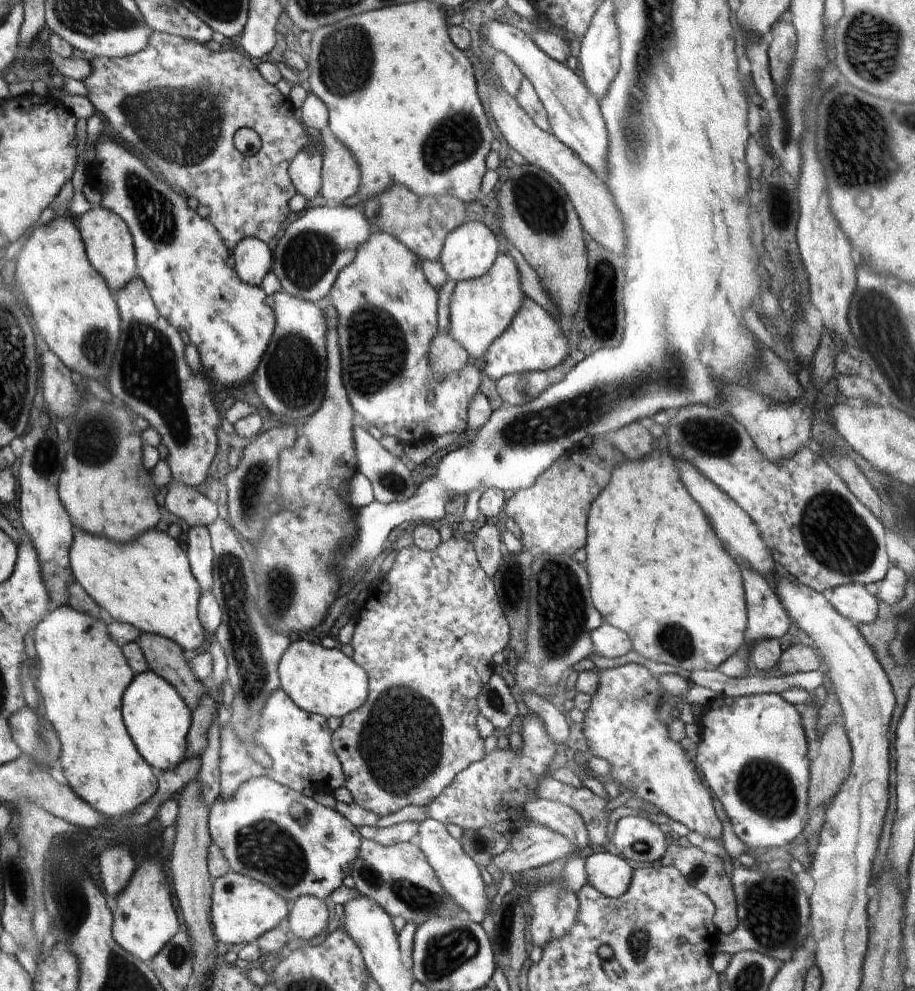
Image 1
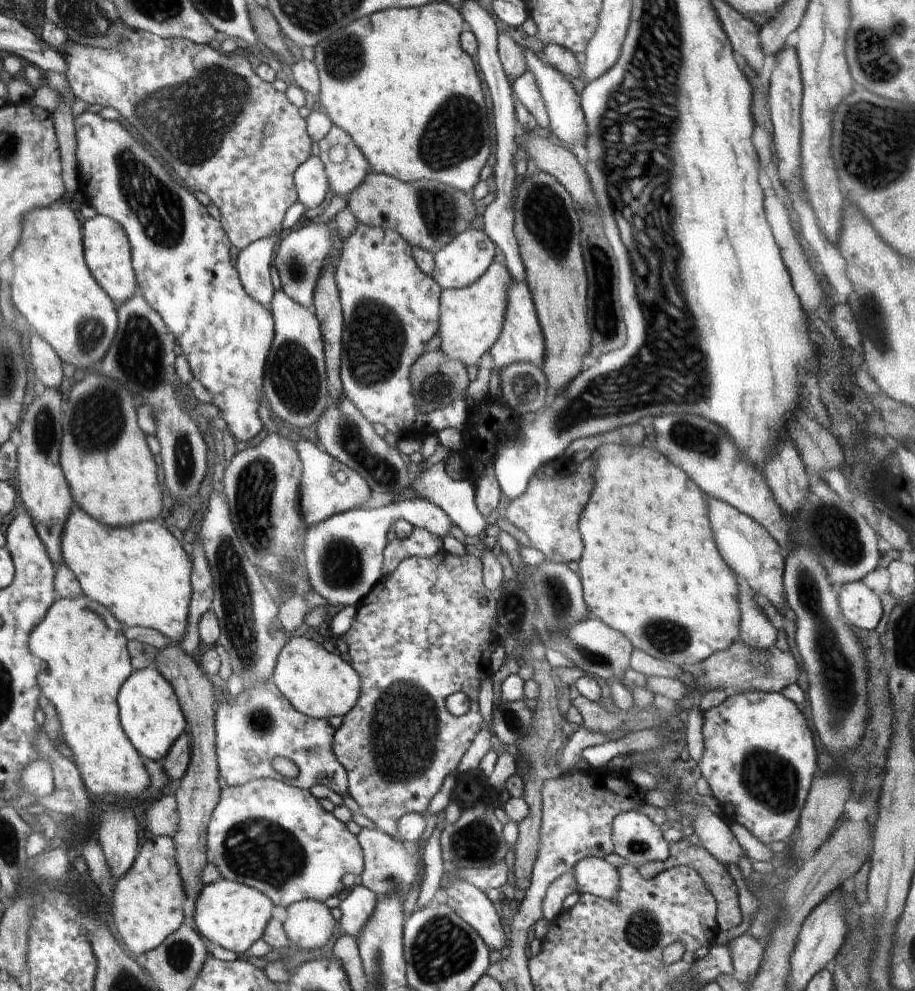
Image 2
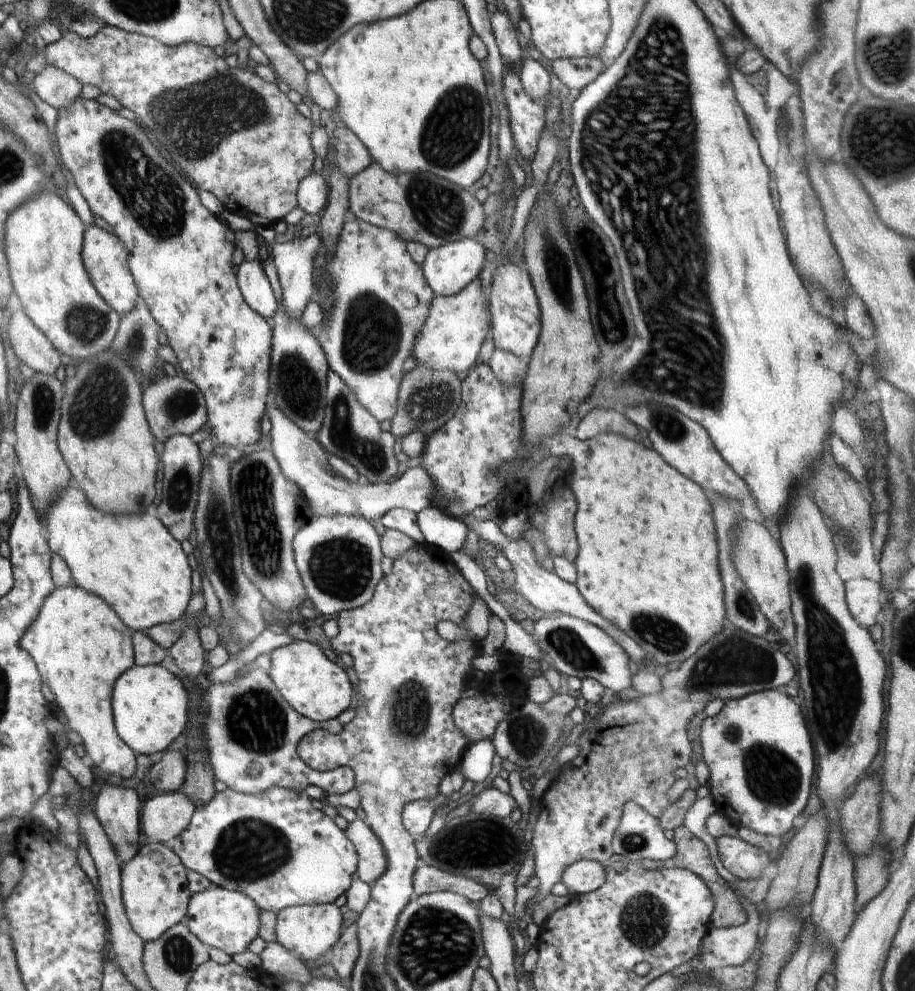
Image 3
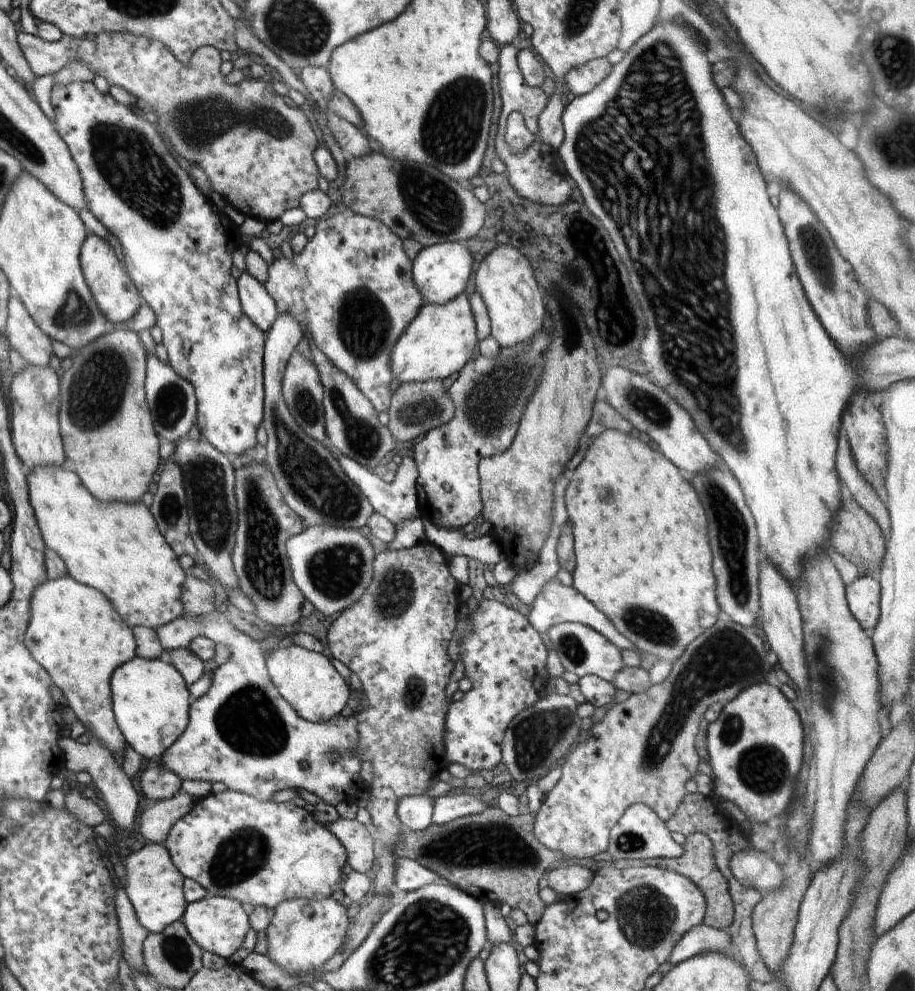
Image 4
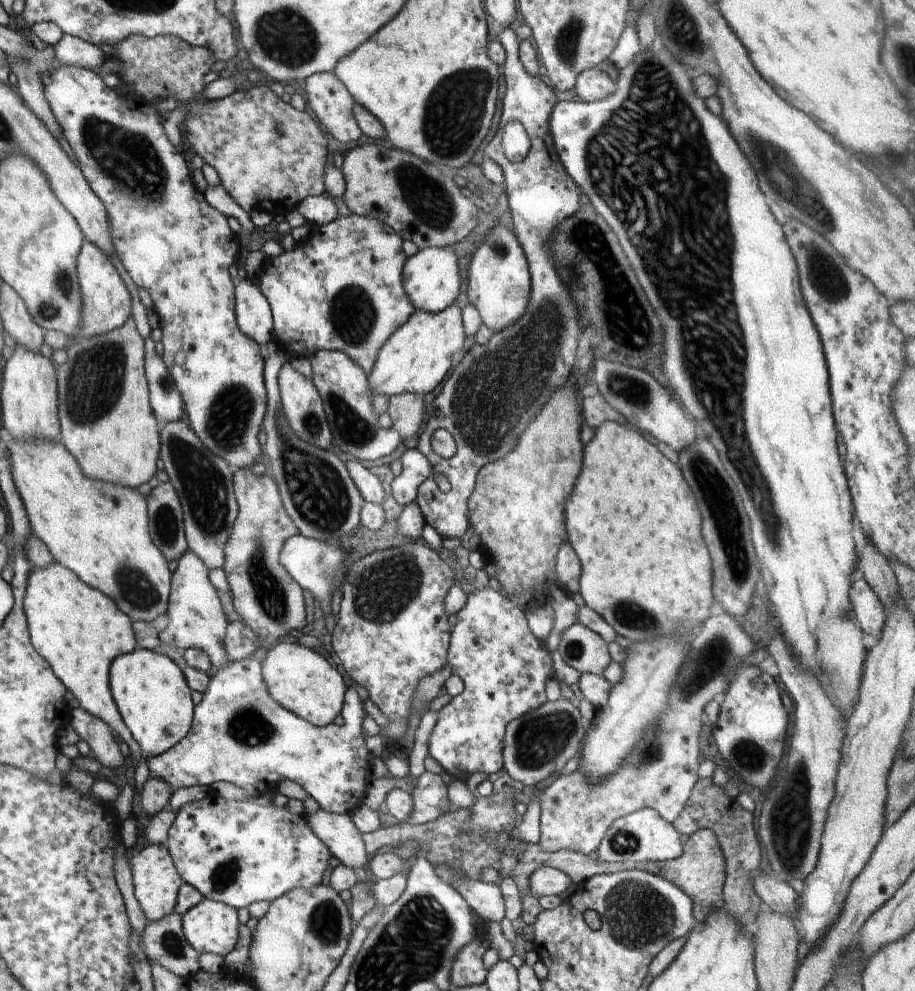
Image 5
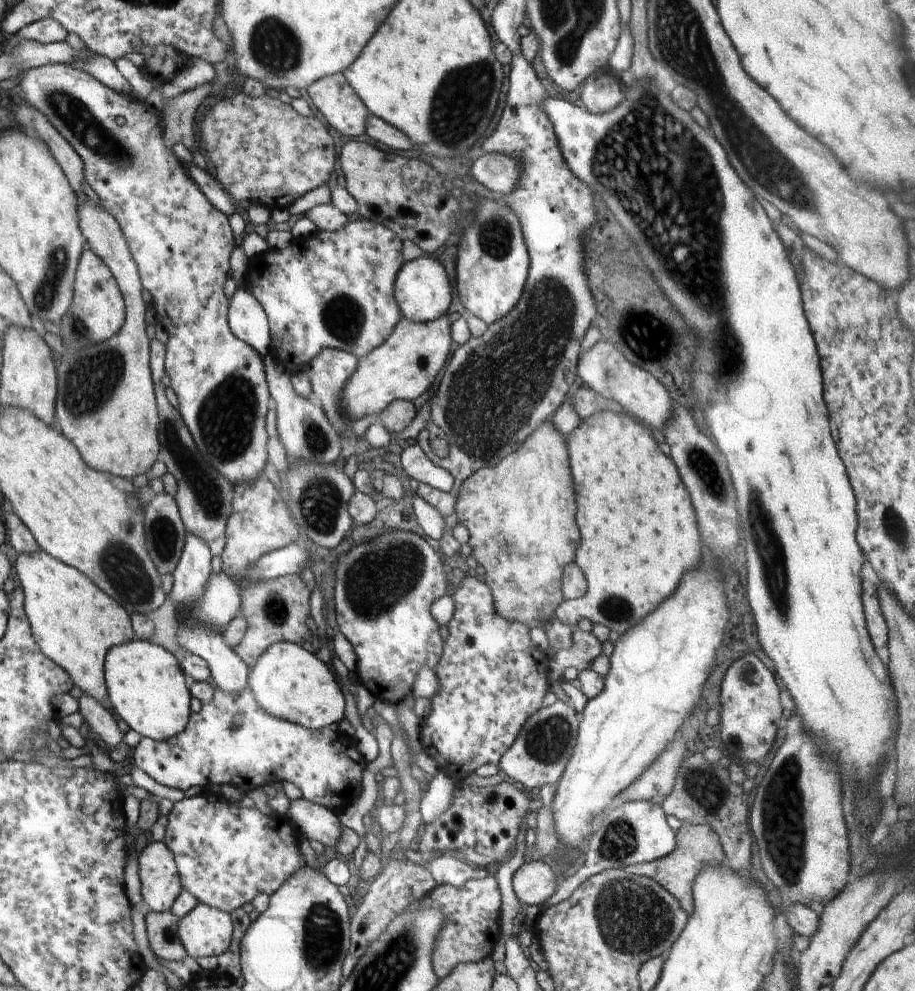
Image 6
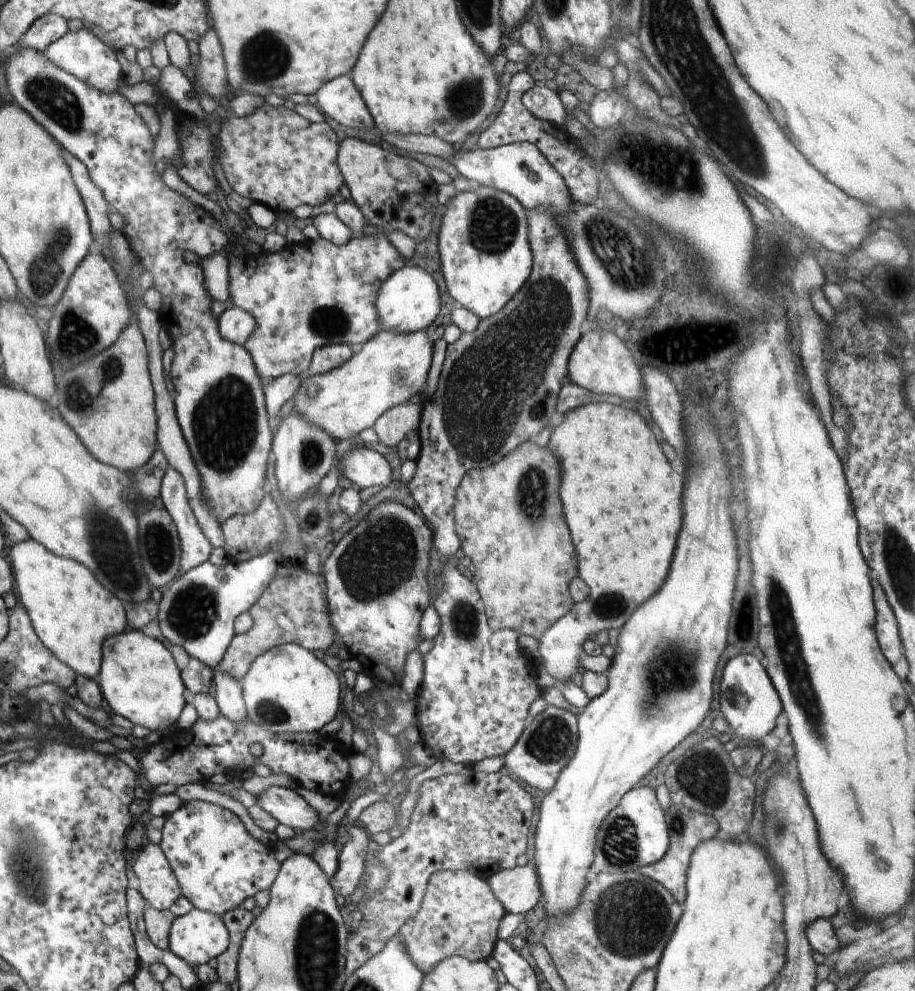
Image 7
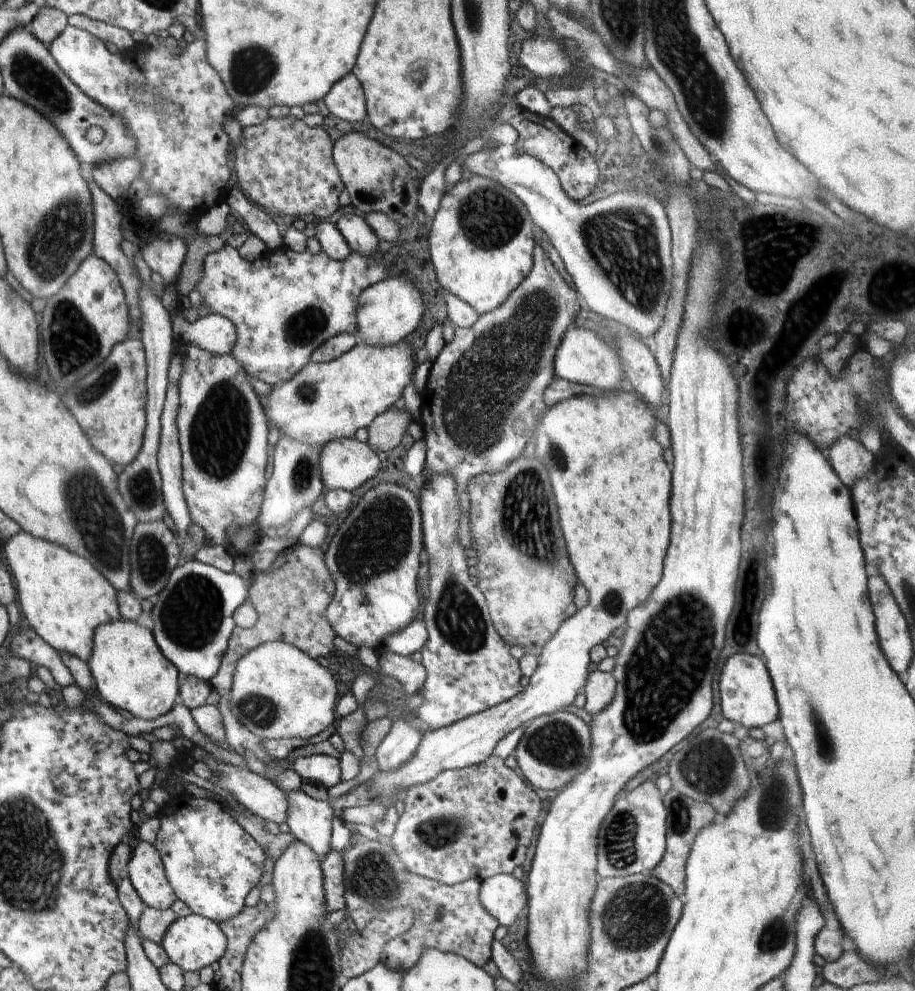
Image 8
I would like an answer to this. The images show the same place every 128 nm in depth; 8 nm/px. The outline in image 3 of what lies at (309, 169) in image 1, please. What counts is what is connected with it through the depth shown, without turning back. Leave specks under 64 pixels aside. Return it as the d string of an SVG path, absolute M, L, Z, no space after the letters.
M309 174L300 180L297 190L297 206L310 215L318 214L327 205L329 186L324 174Z

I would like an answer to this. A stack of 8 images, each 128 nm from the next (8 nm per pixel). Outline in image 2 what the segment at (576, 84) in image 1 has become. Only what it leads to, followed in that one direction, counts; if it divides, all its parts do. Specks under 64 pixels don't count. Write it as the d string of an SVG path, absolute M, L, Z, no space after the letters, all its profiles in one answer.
M524 49L524 60L526 60L527 70L532 72L532 76L540 88L549 118L549 130L566 146L573 147L576 143L586 144L586 136L588 136L586 118L584 118L582 106L580 106L579 95L574 91L570 79L566 78L562 72L558 72L554 66L548 66L541 55L532 50Z

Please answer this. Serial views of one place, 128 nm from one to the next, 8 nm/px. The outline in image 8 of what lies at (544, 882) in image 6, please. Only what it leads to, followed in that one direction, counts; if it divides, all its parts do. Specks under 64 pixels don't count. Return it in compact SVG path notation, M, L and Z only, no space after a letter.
M498 874L481 881L480 902L500 926L510 926L528 904L526 886L512 875Z

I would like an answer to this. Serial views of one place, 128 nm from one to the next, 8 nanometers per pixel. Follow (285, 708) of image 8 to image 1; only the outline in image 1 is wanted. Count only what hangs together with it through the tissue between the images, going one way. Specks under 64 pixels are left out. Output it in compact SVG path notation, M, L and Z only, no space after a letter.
M306 640L291 642L280 659L278 672L281 689L300 710L310 714L342 719L358 710L368 696L368 675L337 647L327 649Z

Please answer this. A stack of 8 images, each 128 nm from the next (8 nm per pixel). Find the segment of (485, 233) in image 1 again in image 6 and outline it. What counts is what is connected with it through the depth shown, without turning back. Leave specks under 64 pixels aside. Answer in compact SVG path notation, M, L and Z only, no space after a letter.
M426 255L416 260L405 261L396 274L394 298L402 318L412 322L432 322L446 315L452 304L452 286L444 266Z

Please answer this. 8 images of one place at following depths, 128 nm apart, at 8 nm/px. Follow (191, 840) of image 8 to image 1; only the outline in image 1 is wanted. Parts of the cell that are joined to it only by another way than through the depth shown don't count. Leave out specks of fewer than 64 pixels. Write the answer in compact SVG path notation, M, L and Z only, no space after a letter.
M268 776L247 780L232 798L218 796L210 807L211 841L220 848L230 870L270 886L280 898L290 902L302 895L326 901L331 892L343 885L344 878L351 875L352 864L358 858L363 841L356 827L336 809L325 807L312 797L278 784Z

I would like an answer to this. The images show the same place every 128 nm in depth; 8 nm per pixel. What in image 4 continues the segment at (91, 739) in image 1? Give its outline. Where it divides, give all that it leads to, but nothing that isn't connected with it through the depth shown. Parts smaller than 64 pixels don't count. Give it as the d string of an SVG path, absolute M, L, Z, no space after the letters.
M68 573L56 580L47 580L36 586L30 600L31 622L27 625L26 644L35 657L36 662L51 675L52 682L58 686L68 702L68 707L76 714L76 718L87 728L88 735L100 738L112 754L123 758L126 742L123 732L113 712L111 696L111 678L114 670L136 657L136 644L131 626L116 610L114 604L102 591L84 583L76 582Z

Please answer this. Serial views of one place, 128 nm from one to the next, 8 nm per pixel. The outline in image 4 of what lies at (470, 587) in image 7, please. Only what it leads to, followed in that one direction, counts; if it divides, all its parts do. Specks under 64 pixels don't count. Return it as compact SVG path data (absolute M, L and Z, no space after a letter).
M482 599L470 609L472 632L460 640L460 658L464 664L465 677L472 682L472 688L464 691L460 701L452 701L444 720L445 757L448 764L459 764L464 768L481 772L492 772L494 768L502 771L501 742L508 724L516 714L535 705L547 694L546 671L548 652L544 648L541 635L530 626L528 619L512 607L507 607L494 599Z

